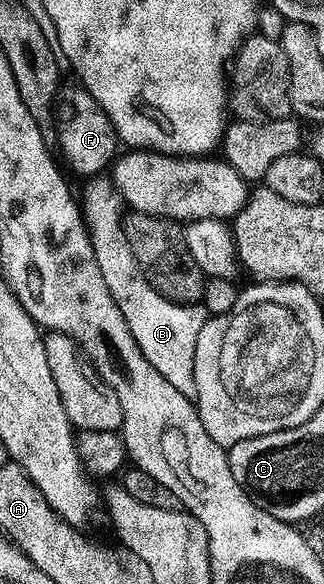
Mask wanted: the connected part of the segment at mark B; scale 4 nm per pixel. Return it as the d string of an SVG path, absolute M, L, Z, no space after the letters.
M92 176L84 186L84 214L89 227L89 234L94 248L94 256L102 277L106 279L106 288L110 288L110 296L114 296L114 304L118 304L118 312L130 324L130 332L142 348L142 356L158 368L158 372L173 388L178 388L182 396L195 399L194 384L194 347L198 345L198 332L202 332L202 324L210 315L203 305L191 308L174 308L173 303L157 292L146 280L146 276L138 268L134 260L134 252L130 252L130 244L126 241L124 231L125 203L112 179L108 176Z

